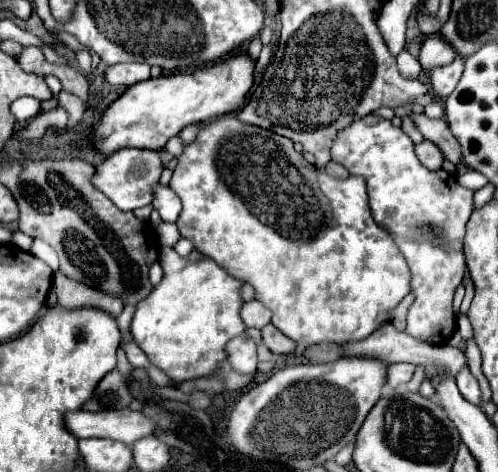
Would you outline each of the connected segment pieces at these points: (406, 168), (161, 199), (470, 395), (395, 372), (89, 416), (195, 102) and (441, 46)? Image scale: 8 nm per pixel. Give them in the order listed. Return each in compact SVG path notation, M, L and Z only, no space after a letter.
M366 115L336 135L332 161L344 165L352 175L364 177L374 221L390 231L410 267L416 299L408 311L406 333L424 343L446 345L456 331L452 299L466 275L462 239L474 191L462 187L444 169L428 171L422 167L414 155L412 139L376 115Z
M162 183L154 185L154 199L152 199L152 207L160 213L162 221L174 223L178 219L178 213L182 209L178 195L174 195L174 191Z
M466 367L466 371L460 371L456 375L456 383L458 383L458 389L466 401L480 405L480 387L478 387L478 381L474 379L474 375L470 373L468 367Z
M394 363L388 367L388 385L390 387L398 387L402 383L408 383L412 379L414 367L410 367L410 363Z
M70 411L64 415L66 429L76 439L108 437L126 445L136 443L142 437L154 433L154 423L140 411Z
M234 55L222 63L200 69L196 73L162 75L128 87L124 95L112 101L90 131L82 133L78 147L92 147L96 153L112 155L122 147L160 151L168 139L176 137L186 125L216 119L242 107L252 87L254 61L248 55Z
M432 33L426 37L426 41L422 43L422 51L420 51L420 65L424 69L424 77L430 83L430 71L434 67L446 65L456 57L456 49L450 47L450 43L446 43L446 39L442 39L440 33Z

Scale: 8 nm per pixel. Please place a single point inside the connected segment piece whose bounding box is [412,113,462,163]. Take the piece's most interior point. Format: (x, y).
(435, 130)

